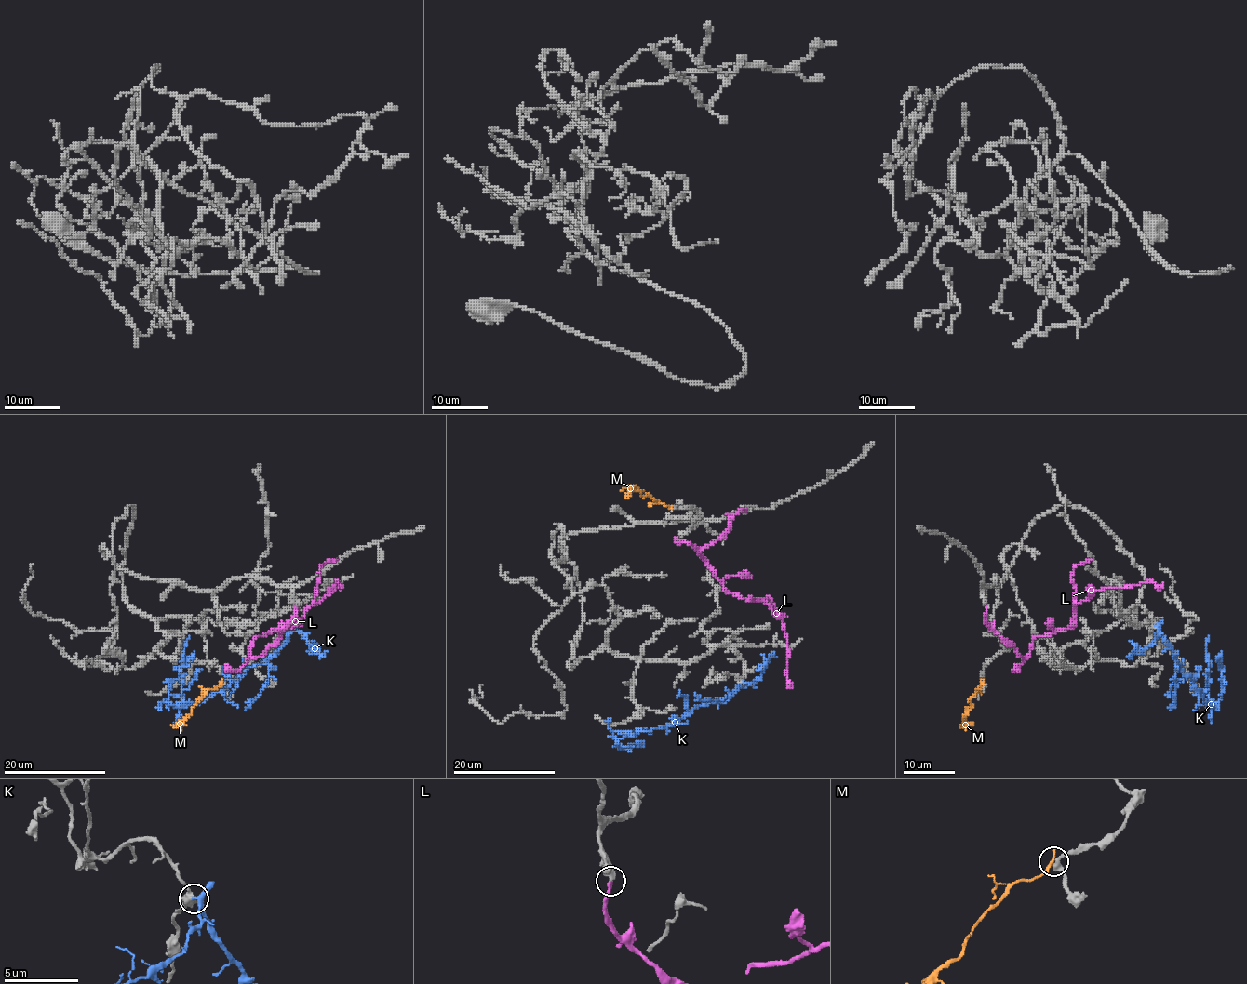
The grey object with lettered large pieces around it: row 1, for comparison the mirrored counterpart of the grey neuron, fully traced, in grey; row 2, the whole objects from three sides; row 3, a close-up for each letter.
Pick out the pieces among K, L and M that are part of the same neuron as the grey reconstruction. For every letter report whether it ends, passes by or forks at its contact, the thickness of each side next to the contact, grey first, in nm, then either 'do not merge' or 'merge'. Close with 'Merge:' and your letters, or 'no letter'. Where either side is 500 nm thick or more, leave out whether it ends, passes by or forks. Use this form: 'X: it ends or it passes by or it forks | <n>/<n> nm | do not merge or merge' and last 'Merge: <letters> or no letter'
K: it forks | 440/240 nm | do not merge
L: 600/320 nm | merge
M: it ends | 320/260 nm | do not merge
Merge: L

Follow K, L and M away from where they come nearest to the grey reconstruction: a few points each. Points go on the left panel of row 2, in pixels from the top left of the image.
K: (293, 625), (275, 650), (225, 688), (200, 701), (166, 703), (180, 667), (194, 652)
L: (296, 606), (280, 635), (261, 654), (248, 654), (256, 636), (292, 627), (341, 582)
M: (221, 683), (198, 700), (188, 715), (174, 727), (171, 724)

